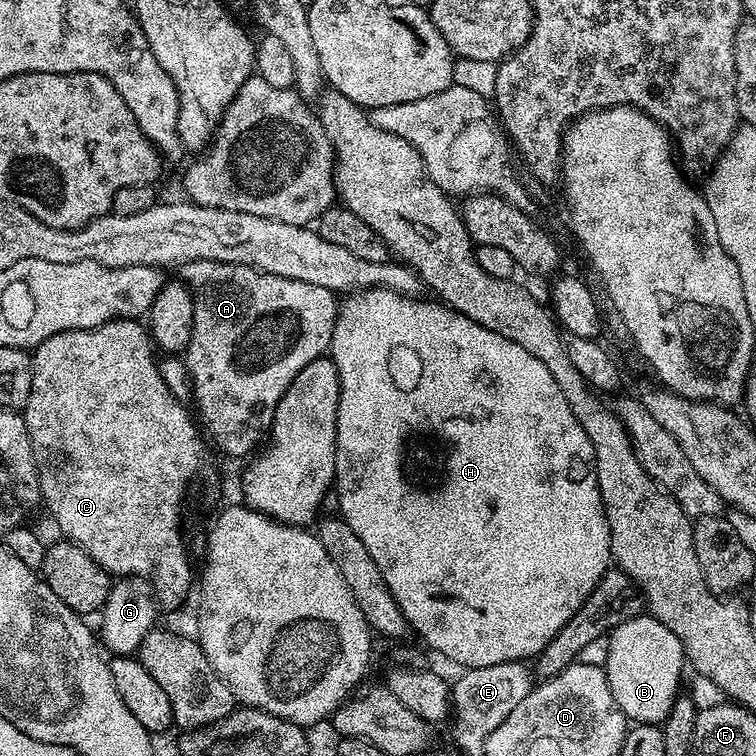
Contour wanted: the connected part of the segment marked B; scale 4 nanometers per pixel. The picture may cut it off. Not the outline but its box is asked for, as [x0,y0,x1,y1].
[602,614,686,725]

